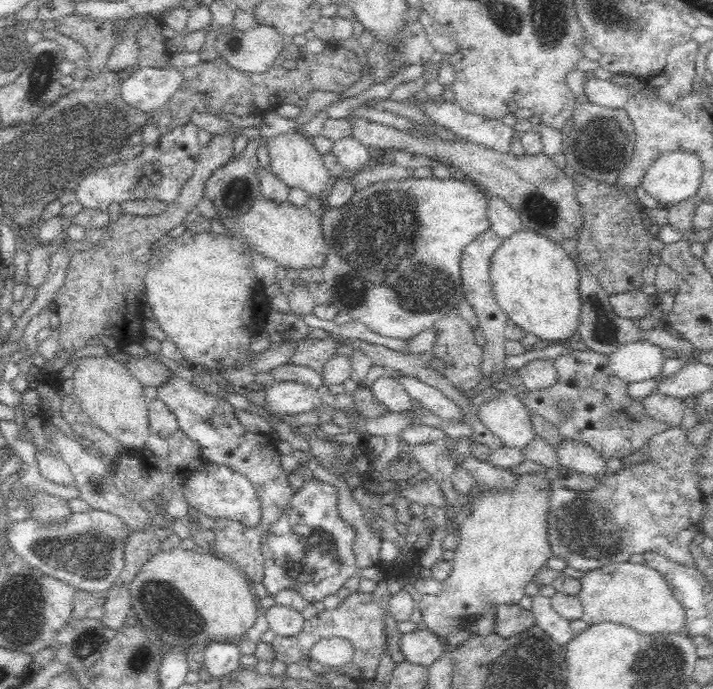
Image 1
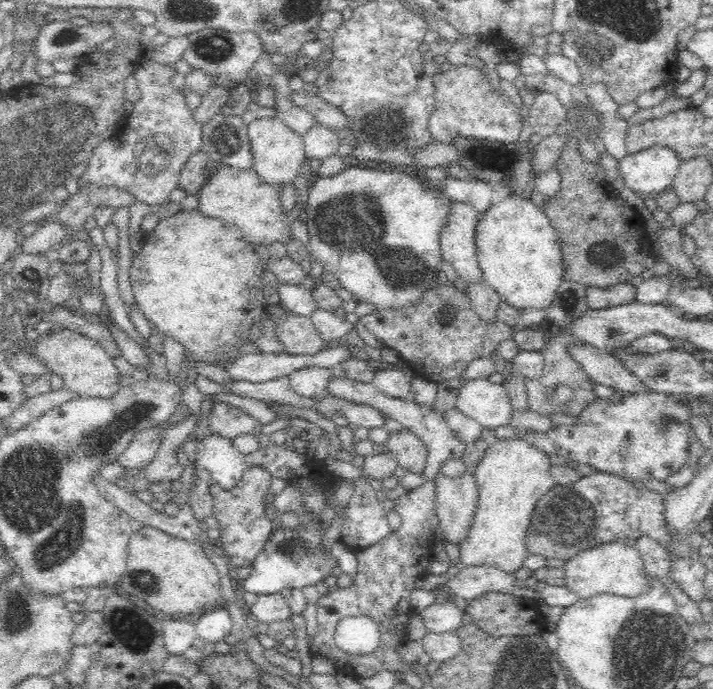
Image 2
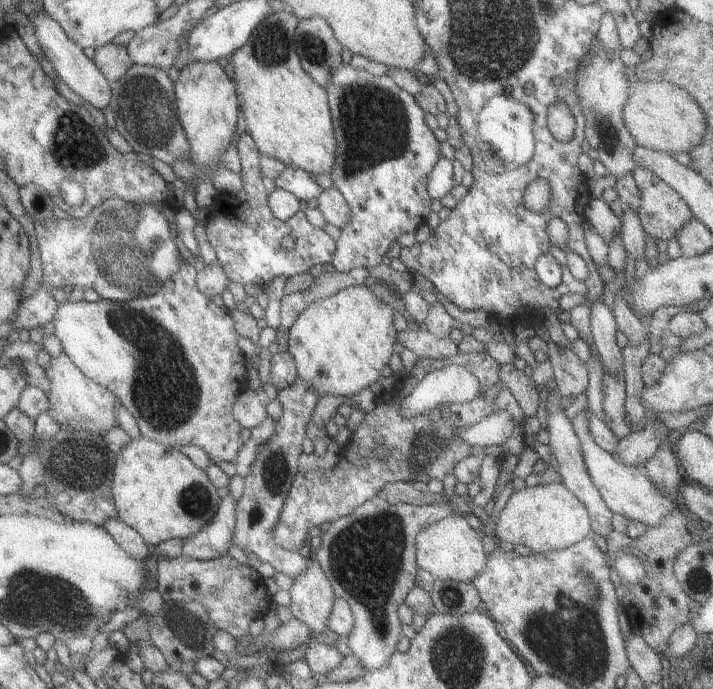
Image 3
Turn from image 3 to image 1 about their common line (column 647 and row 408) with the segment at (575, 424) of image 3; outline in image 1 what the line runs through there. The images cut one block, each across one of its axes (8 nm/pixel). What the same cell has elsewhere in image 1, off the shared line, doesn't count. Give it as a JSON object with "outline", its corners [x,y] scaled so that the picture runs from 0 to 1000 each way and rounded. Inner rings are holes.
{"outline":[[[715,567],[670,589],[670,607],[701,636],[705,647],[738,653],[752,636],[743,597]]]}

